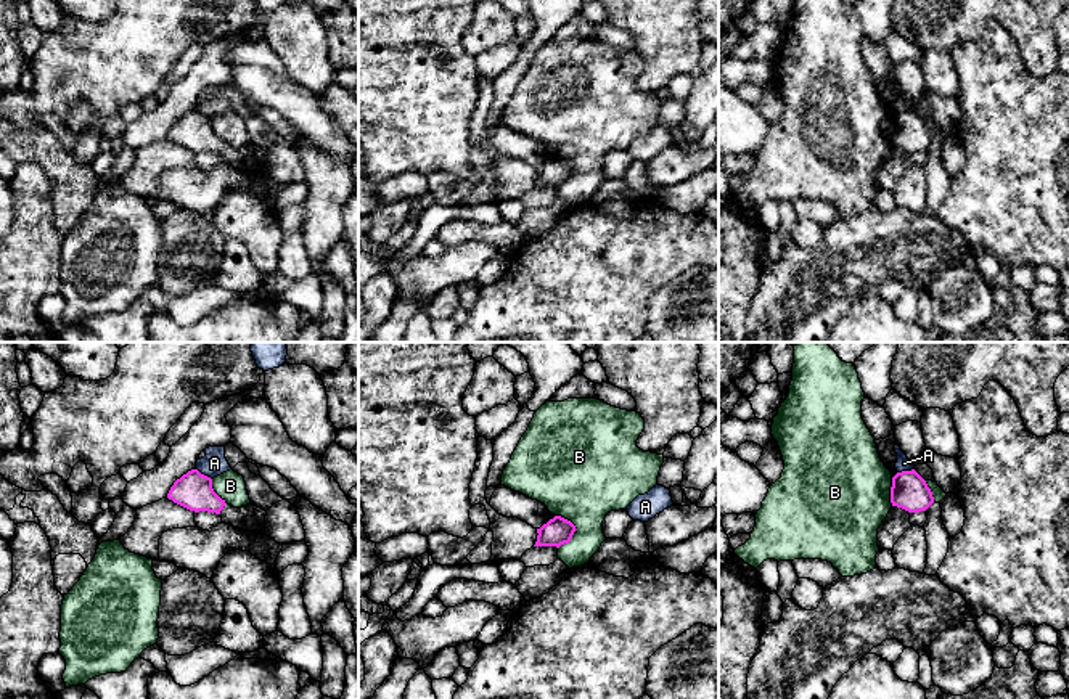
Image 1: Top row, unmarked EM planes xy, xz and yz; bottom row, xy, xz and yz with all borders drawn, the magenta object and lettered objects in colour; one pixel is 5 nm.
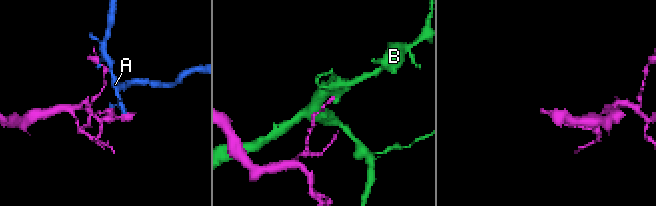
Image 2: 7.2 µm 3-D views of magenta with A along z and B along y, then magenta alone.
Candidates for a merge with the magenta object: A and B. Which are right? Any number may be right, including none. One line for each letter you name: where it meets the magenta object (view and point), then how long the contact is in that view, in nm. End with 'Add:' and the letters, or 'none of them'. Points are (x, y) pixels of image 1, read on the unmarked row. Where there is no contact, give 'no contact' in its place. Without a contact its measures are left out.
Add: none of them

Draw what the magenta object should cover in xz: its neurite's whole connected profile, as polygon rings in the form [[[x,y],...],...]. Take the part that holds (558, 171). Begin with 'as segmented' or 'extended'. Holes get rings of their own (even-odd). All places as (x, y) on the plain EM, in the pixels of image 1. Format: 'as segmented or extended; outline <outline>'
as segmented; outline [[[555,156],[547,164],[543,164],[540,169],[537,169],[539,175],[537,175],[537,182],[534,186],[559,188],[561,185],[571,182],[575,170],[577,169],[571,161],[561,156]]]

